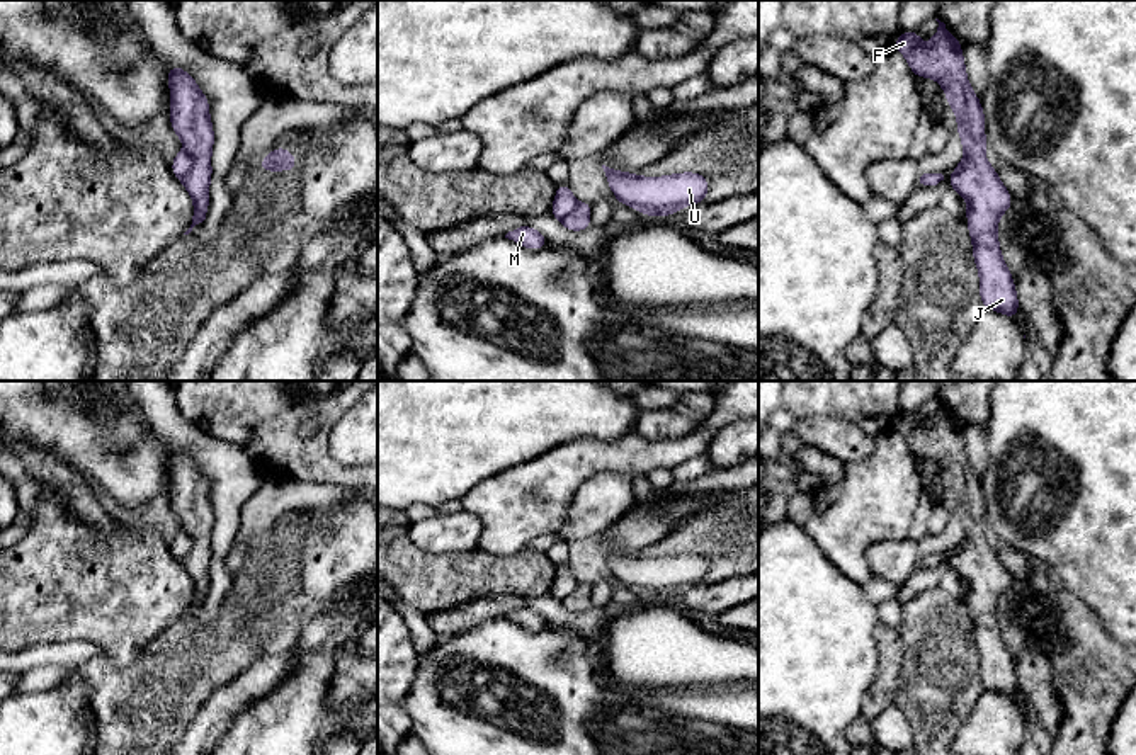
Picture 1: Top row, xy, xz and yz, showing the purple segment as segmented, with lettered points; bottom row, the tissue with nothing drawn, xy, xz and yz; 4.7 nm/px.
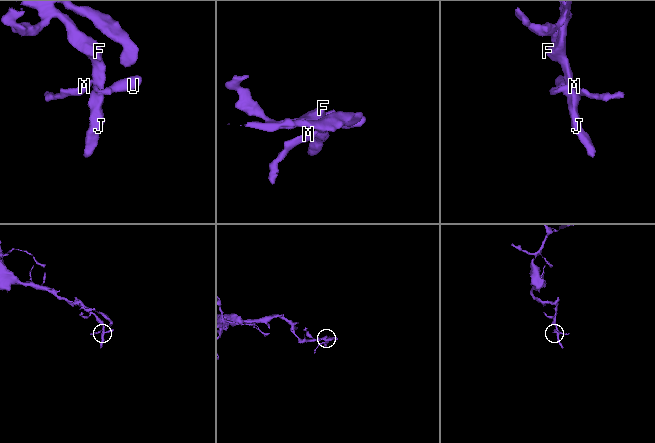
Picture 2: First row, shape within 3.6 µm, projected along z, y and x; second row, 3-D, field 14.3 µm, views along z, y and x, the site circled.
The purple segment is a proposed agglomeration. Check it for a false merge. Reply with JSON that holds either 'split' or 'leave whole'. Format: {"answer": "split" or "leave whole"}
{"answer": "split"}

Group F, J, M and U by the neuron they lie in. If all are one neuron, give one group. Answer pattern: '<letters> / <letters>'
F J / M U

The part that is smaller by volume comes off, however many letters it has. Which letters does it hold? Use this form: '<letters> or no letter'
M, U

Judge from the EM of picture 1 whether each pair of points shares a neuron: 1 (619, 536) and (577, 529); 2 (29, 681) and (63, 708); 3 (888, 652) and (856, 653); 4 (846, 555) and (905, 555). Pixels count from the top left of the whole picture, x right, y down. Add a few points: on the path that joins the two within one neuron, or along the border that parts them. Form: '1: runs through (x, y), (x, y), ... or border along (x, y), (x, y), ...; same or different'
1: border along (631, 507), (599, 534); different
2: border along (73, 674), (51, 687), (17, 694); different
3: border along (880, 623), (874, 633), (876, 675), (866, 691); different
4: border along (903, 539), (881, 539), (868, 548), (871, 573); different

